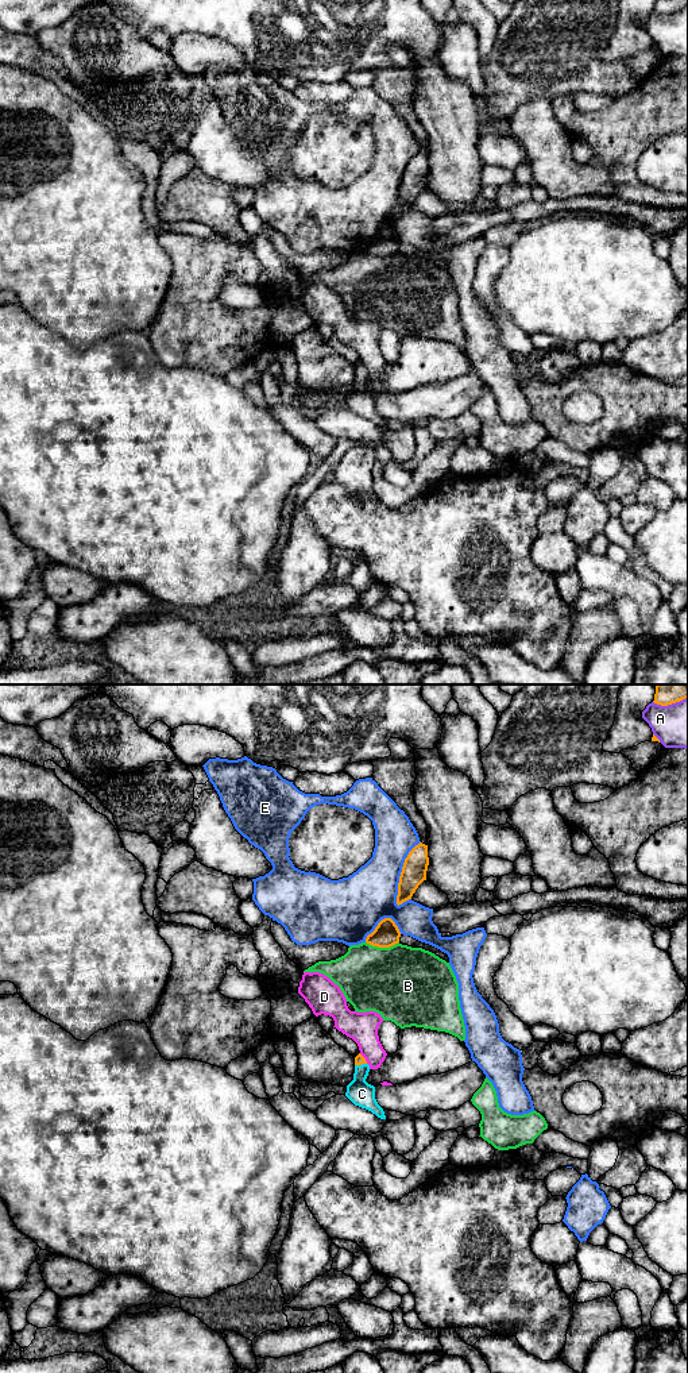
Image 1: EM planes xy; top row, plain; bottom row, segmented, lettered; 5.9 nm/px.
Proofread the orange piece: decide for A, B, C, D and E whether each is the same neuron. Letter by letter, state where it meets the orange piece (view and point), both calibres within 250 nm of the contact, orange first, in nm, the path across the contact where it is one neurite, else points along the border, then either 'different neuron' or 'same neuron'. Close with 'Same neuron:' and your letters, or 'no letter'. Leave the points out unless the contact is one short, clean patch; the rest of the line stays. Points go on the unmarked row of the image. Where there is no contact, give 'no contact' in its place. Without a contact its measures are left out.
A: contact xy (669, 12); calibres 90 and 280 nm; different neuron
B: contact xy (382, 255); calibres 150 and 440 nm; different neuron
C: contact xy (360, 373); calibres 60 and 150 nm; way xy (359, 367), (360, 373), (362, 402); same neuron
D: contact xy (364, 367); calibres 60 and 180 nm; different neuron
E: contact xy (401, 182); calibres 150 and 320 nm; different neuron
Same neuron: C

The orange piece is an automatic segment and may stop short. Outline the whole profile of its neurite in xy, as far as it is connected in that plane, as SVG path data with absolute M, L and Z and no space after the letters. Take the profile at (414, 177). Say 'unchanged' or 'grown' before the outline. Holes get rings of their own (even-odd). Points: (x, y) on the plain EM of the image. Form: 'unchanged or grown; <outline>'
unchanged; M420 151L405 167L398 192L397 213L411 208L418 194L426 189L429 174L428 154Z

